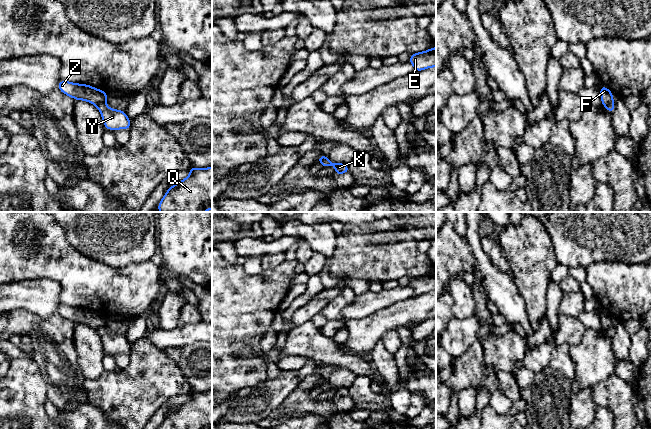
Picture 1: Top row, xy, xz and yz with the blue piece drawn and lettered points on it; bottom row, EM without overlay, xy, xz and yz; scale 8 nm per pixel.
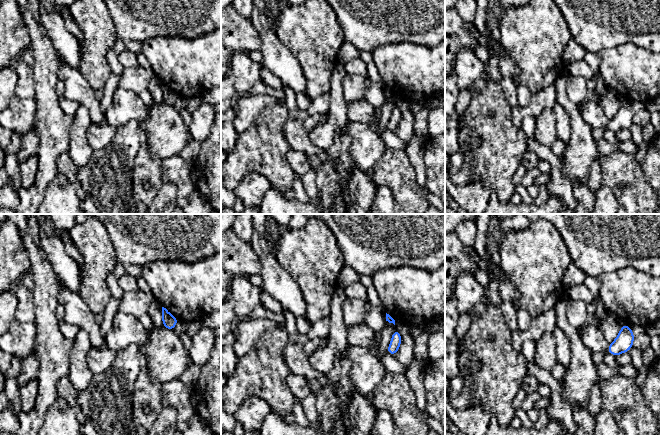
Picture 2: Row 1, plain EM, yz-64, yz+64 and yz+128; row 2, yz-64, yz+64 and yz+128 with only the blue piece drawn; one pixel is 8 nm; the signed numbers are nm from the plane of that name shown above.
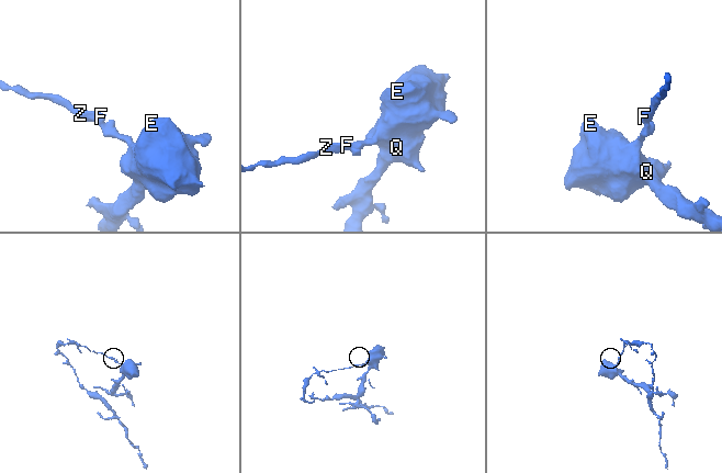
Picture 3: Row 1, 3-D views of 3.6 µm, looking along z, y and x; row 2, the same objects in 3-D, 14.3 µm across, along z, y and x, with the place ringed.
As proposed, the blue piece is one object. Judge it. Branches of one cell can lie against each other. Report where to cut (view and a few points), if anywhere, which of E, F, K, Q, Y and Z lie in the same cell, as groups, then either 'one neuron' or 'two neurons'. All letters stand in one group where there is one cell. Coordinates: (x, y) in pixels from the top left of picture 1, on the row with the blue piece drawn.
xy (104, 101), (96, 106) | E K Q Y / F Z | two neurons

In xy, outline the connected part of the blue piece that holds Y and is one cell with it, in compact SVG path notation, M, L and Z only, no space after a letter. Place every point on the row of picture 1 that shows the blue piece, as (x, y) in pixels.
M105 102L96 106L102 115L102 120L105 129L117 130L124 129L129 130L131 127L131 120L128 119L125 111L111 109Z

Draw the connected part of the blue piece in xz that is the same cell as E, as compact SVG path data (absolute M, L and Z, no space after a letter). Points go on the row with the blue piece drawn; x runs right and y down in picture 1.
M436 46L424 52L412 53L408 62L414 66L414 72L436 67Z

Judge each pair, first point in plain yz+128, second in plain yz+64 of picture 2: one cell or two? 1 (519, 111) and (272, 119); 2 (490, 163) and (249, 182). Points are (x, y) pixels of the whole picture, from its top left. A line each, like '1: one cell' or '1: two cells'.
1: two cells
2: two cells

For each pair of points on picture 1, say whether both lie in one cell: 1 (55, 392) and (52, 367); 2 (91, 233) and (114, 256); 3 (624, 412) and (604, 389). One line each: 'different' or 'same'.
1: same
2: same
3: same

